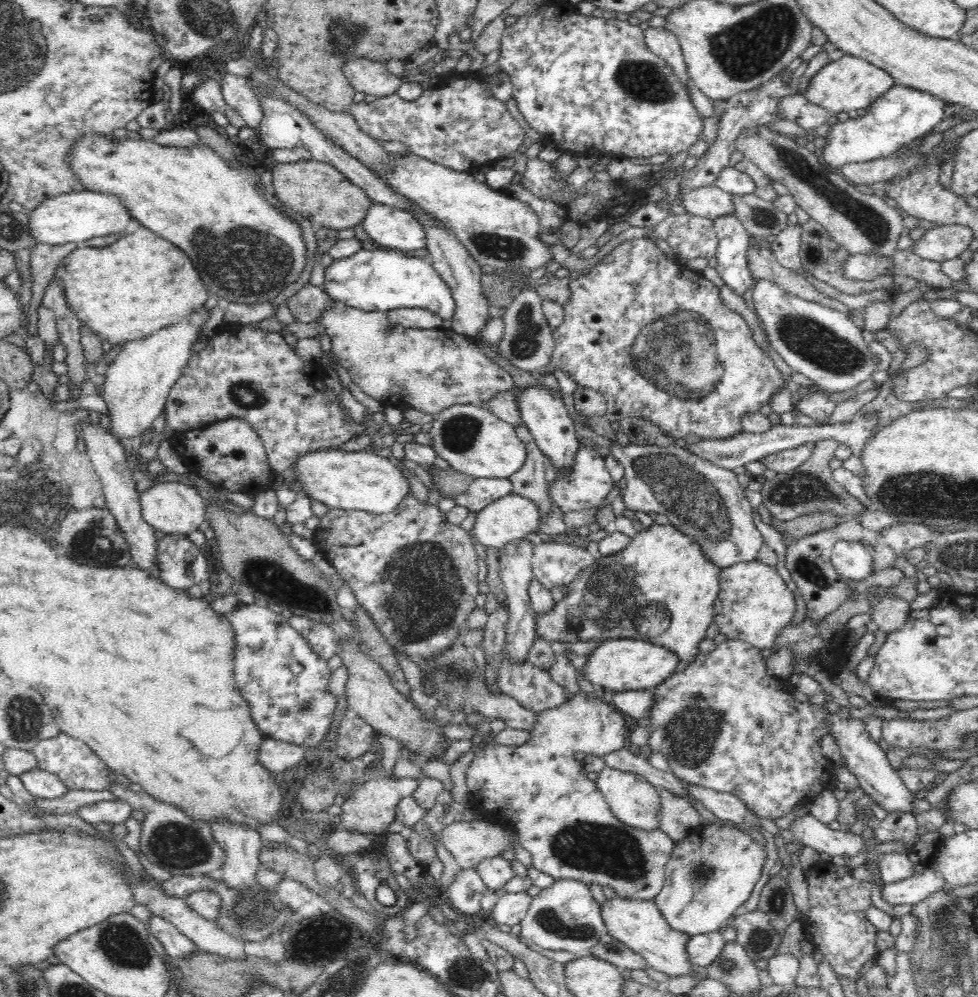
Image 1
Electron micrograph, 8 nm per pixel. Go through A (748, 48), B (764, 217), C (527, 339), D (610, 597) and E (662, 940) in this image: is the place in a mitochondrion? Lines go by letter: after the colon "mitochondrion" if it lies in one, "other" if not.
A: mitochondrion
B: mitochondrion
C: mitochondrion
D: mitochondrion
E: other

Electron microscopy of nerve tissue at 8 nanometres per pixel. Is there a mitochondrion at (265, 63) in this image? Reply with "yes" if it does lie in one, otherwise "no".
no

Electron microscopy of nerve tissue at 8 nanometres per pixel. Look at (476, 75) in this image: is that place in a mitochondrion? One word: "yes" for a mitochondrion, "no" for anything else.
no

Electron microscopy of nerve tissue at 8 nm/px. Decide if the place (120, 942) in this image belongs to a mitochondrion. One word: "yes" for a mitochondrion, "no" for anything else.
yes

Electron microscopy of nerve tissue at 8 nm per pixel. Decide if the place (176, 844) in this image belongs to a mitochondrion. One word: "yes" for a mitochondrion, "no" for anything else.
yes

